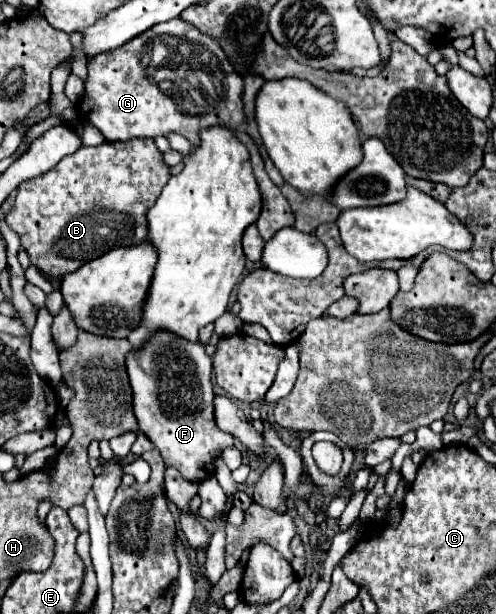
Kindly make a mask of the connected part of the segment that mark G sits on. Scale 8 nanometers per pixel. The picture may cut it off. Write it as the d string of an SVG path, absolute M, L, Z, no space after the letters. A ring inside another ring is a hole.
M172 18L170 22L152 26L146 34L134 38L134 42L126 42L126 46L118 50L110 50L110 54L98 54L98 58L88 66L84 95L77 110L86 114L86 122L96 126L108 142L138 136L156 138L176 132L198 148L200 130L210 126L236 130L244 122L242 90L242 76L234 70L222 48L192 24ZM190 66L214 66L214 98L210 96L210 102L204 98L204 88L186 86L186 72ZM164 80L170 80L172 86L176 86L176 94L158 88Z

